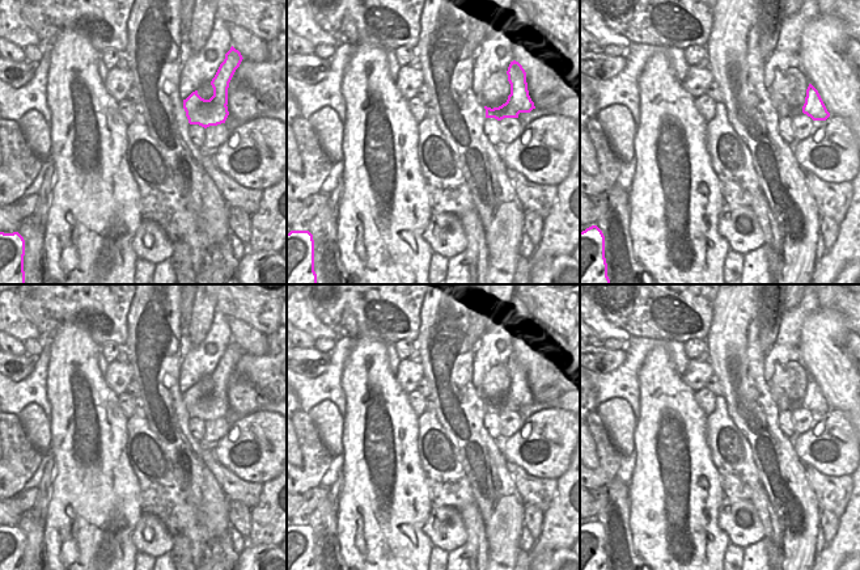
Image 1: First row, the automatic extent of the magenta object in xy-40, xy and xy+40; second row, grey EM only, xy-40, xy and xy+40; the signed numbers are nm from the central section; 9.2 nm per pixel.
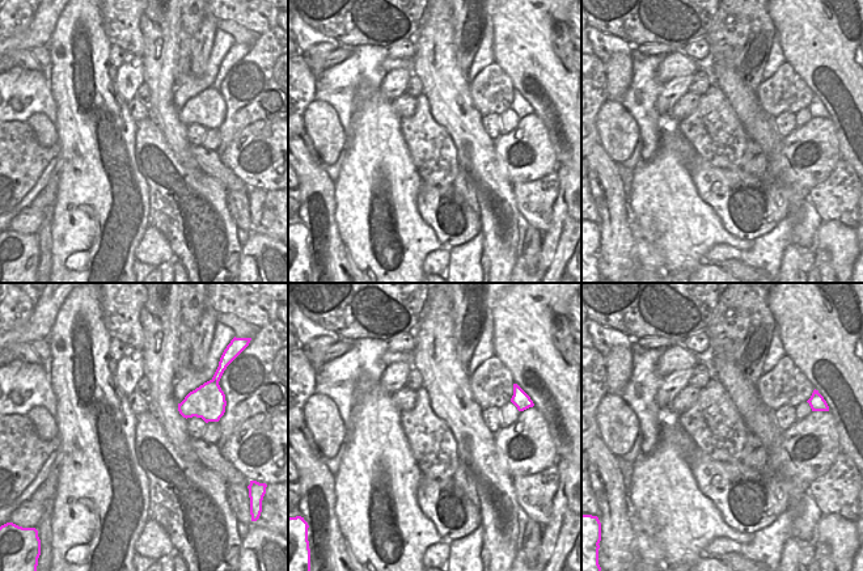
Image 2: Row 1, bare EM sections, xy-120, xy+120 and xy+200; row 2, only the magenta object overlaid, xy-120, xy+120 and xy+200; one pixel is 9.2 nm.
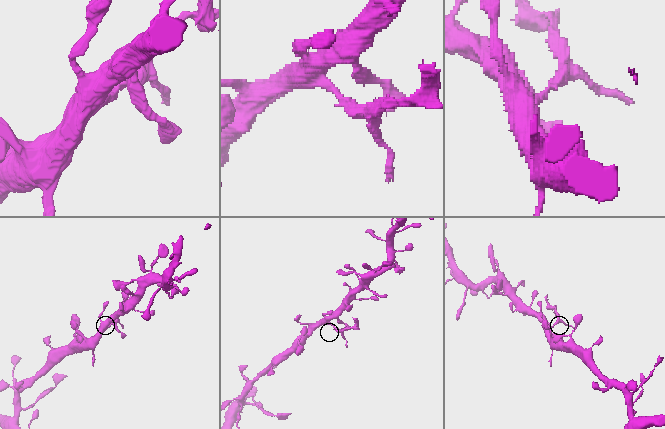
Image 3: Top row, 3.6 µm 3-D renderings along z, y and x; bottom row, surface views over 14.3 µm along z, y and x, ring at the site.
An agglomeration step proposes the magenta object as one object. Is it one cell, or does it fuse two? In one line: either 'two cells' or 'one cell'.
two cells

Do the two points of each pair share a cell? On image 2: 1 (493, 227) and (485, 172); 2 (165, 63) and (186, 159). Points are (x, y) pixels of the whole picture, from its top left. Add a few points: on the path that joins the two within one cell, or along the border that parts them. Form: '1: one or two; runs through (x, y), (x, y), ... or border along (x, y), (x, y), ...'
1: one; runs through (507, 237), (512, 227), (512, 214), (500, 194)
2: one; runs through (163, 87), (163, 113), (176, 135)

